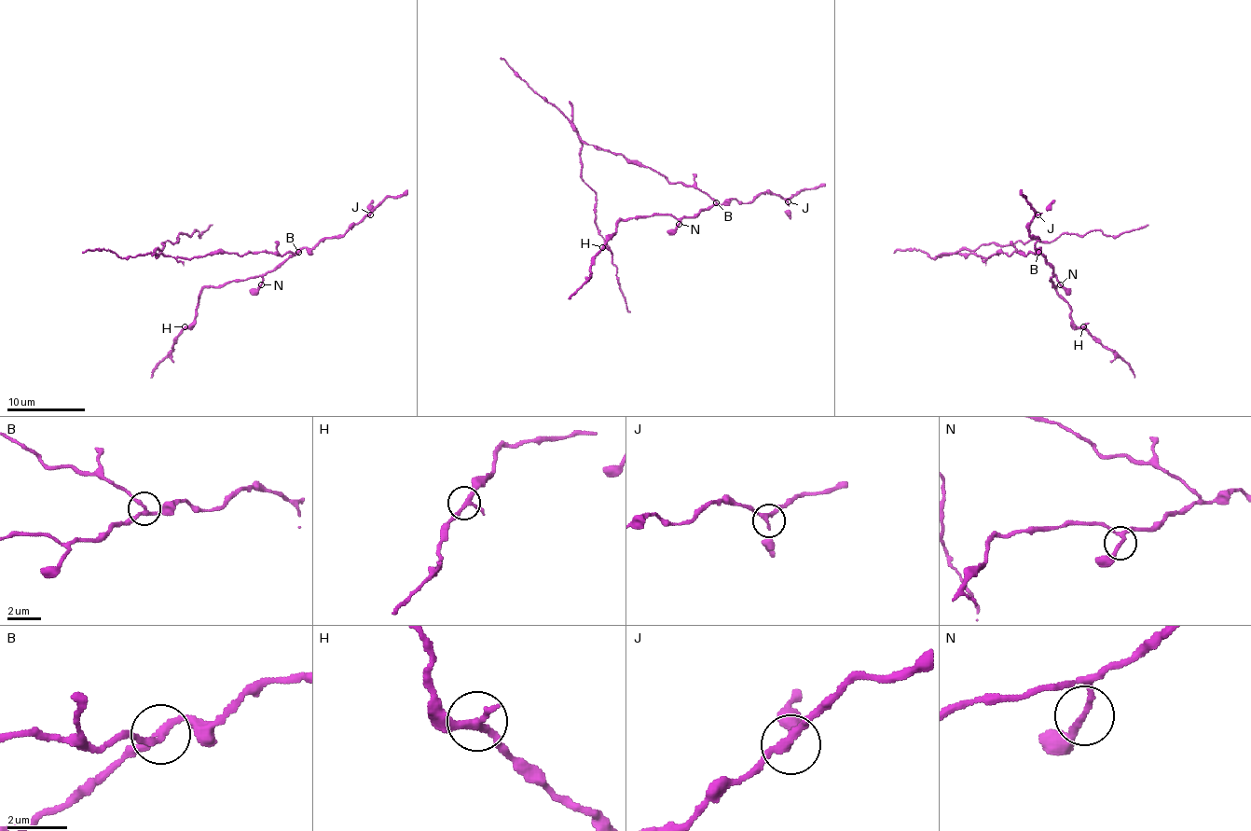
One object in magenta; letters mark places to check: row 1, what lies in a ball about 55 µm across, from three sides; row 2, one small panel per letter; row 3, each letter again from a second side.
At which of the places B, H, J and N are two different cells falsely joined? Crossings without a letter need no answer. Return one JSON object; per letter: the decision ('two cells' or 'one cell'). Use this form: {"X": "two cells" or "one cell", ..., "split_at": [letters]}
{"B": "two cells", "H": "one cell", "J": "one cell", "N": "one cell", "split_at": ["B"]}

